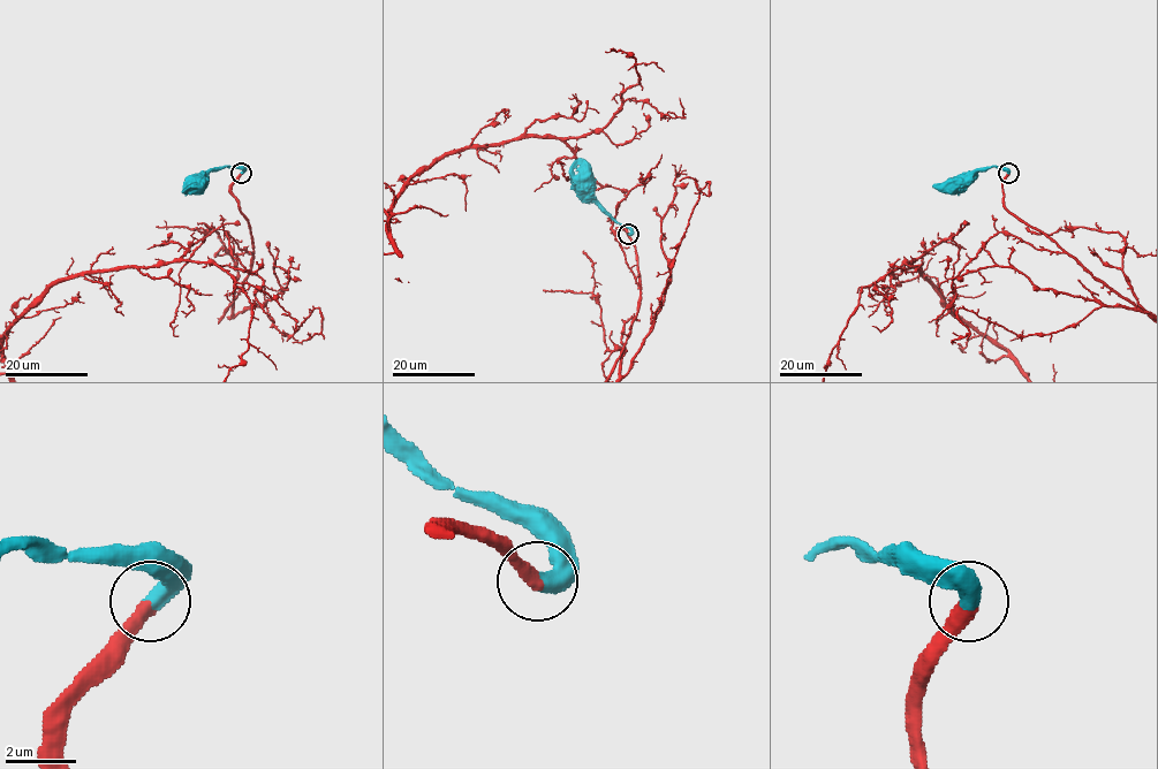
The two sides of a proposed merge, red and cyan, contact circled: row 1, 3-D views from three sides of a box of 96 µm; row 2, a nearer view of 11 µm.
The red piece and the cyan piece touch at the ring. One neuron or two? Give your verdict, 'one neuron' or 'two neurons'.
one neuron

